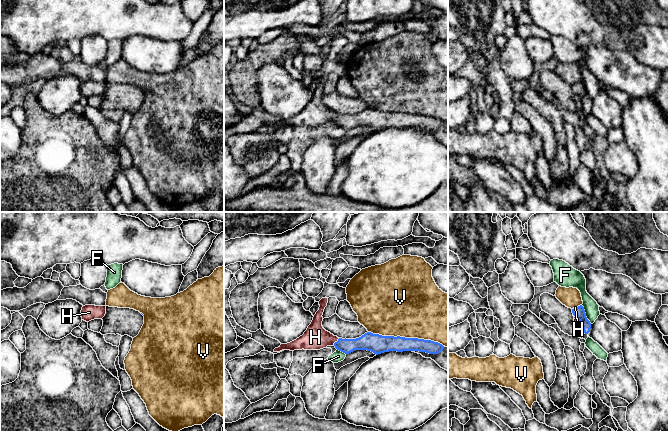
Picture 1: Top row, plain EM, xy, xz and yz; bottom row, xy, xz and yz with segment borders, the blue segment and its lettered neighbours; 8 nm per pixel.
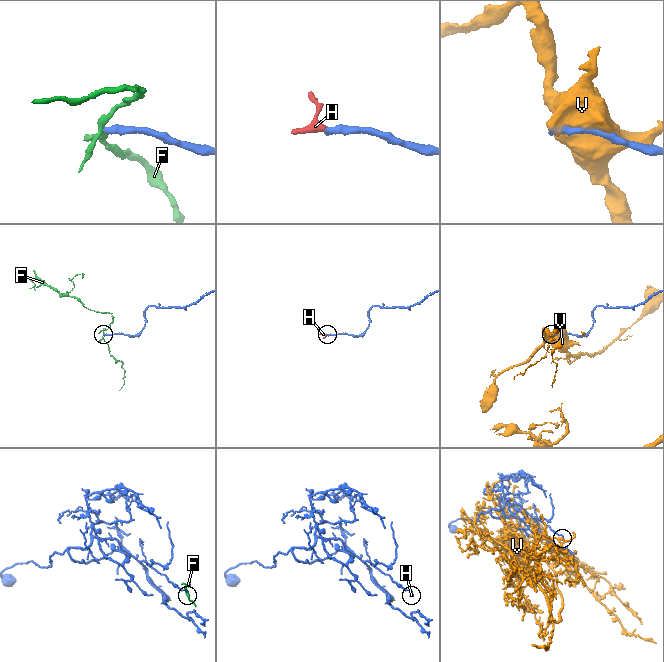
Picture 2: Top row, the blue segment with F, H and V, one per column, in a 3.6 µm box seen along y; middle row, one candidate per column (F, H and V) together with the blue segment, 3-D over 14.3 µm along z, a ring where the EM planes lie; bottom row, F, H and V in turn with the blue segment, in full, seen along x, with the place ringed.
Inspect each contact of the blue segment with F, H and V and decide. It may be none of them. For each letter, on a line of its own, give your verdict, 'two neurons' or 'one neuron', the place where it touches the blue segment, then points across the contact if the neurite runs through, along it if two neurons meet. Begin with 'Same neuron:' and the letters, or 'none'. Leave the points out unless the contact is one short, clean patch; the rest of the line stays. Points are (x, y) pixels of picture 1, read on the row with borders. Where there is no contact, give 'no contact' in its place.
Same neuron: H
F: two neurons | yz (585, 314) | along yz (581, 305), (586, 318), (591, 323)
H: one neuron | xz (335, 342) | across xz (366, 342), (335, 342), (315, 337)
V: two neurons | xz (406, 338)

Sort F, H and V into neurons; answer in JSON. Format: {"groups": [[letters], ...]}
{"groups": [["F"], ["H"], ["V"]]}

